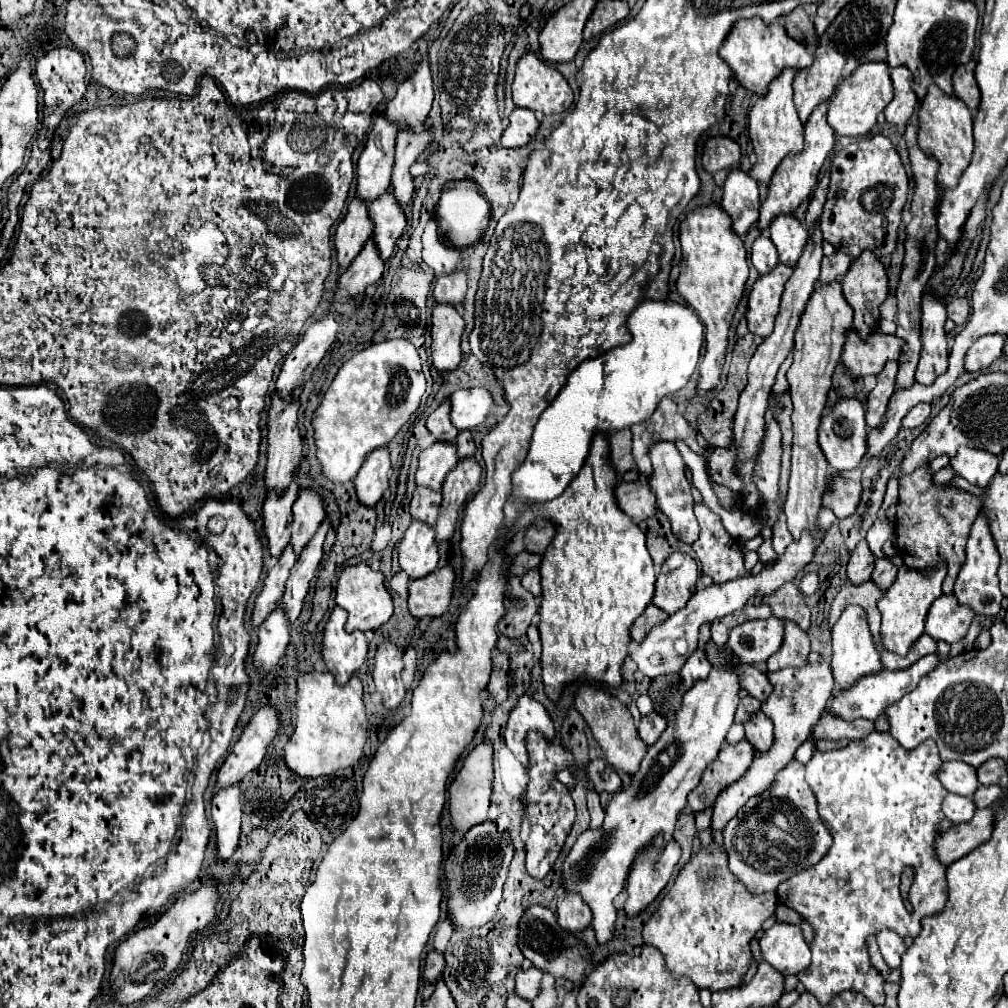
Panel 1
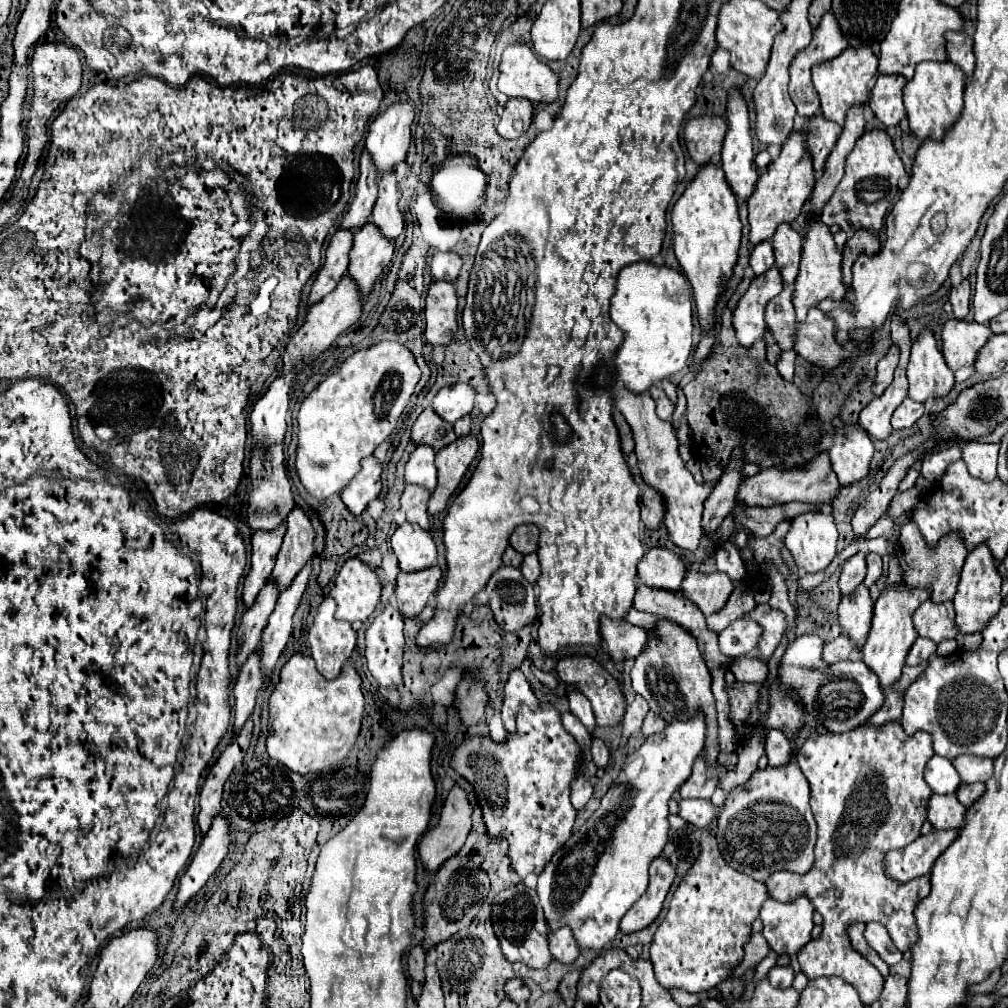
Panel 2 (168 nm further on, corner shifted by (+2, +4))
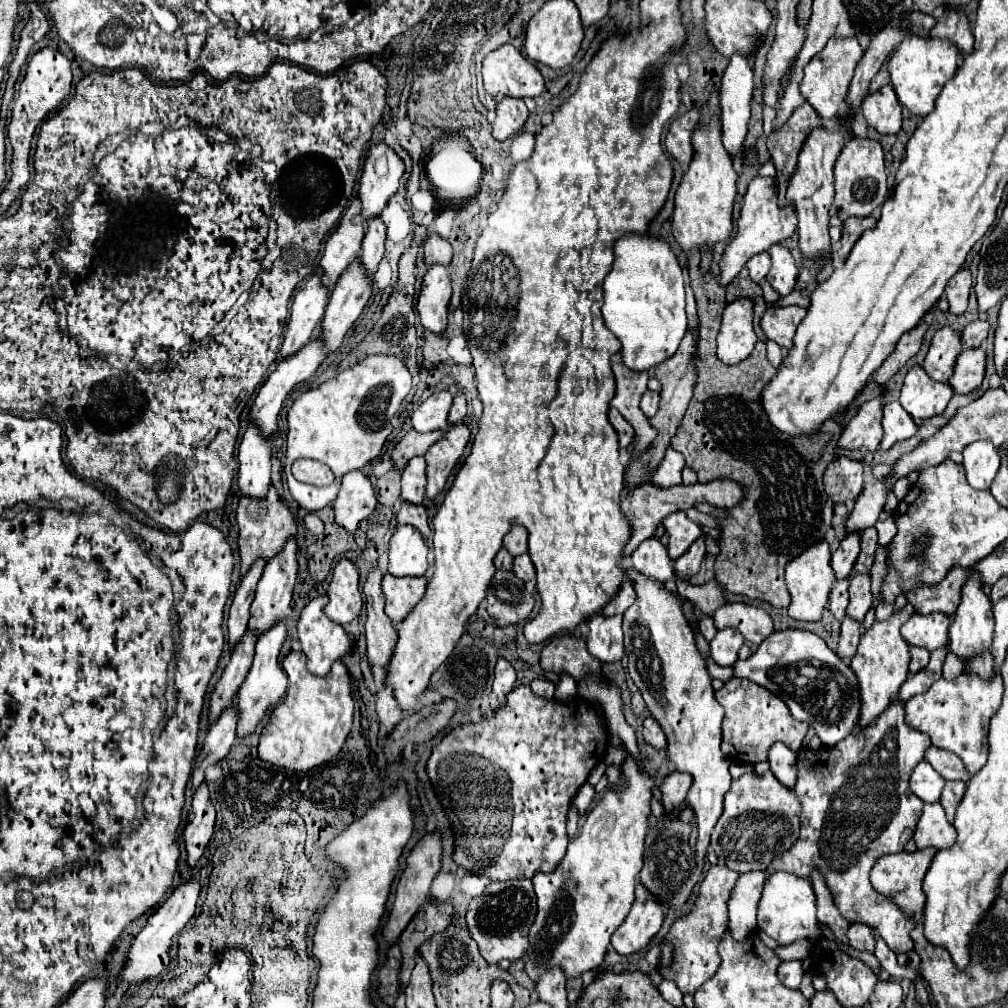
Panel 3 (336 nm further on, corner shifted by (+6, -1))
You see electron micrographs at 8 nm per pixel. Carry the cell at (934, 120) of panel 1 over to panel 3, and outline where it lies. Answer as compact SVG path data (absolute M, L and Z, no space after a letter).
M907 36L897 50L889 56L889 72L891 72L891 84L897 92L899 102L919 118L925 118L935 108L935 98L939 96L945 82L949 82L957 72L957 48L951 42L945 40L933 40L933 38L919 38L919 36Z

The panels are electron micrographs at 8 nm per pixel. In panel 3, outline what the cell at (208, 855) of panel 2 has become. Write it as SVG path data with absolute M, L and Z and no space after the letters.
M195 872L191 876L191 880L179 884L171 896L159 906L159 910L155 914L151 914L151 918L147 920L147 926L137 934L137 938L133 940L131 944L131 950L129 950L129 962L123 970L123 984L125 986L133 986L133 984L139 984L147 978L155 978L159 976L167 964L169 964L169 948L171 948L171 942L173 942L173 936L193 918L195 914L195 908L197 908L197 898L199 898L199 892L201 892L201 884L199 884L199 872Z

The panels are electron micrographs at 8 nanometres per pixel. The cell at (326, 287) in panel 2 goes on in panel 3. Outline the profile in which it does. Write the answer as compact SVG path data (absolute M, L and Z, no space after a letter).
M313 274L299 288L299 292L293 298L287 334L281 344L283 358L295 354L301 346L305 346L313 338L313 332L317 330L321 318L325 316L329 294L331 290L321 290L321 282L317 282L317 274Z

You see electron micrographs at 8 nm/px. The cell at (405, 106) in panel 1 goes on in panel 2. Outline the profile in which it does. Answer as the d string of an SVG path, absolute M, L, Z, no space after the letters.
M403 95L397 105L391 105L385 113L377 115L377 119L369 125L365 149L377 169L377 177L395 171L397 163L407 157L411 143L411 123L413 105L409 103L407 95Z

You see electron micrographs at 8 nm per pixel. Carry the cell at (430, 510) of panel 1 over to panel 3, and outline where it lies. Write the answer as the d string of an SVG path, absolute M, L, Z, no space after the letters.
M401 502L401 510L397 514L397 522L399 524L411 524L415 526L423 538L429 536L429 516L427 516L427 508L421 504L421 506L415 506L411 502Z

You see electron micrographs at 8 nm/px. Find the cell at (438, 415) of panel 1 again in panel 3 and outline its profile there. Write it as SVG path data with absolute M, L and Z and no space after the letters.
M409 430L401 442L395 446L391 458L395 462L397 468L403 468L413 456L423 456L431 446L433 442L437 442L439 438L443 438L445 432L443 430L435 430L435 432L417 432L417 430Z

